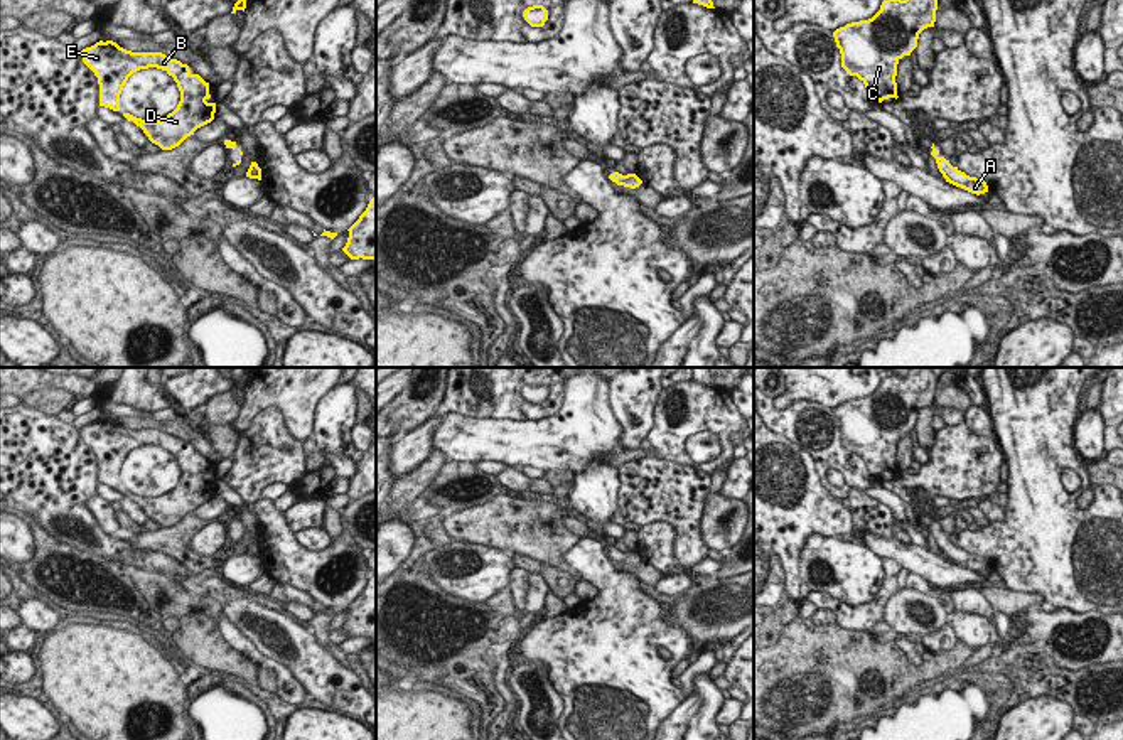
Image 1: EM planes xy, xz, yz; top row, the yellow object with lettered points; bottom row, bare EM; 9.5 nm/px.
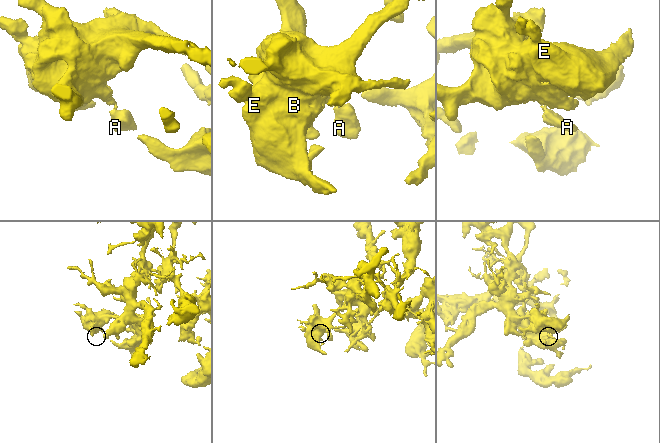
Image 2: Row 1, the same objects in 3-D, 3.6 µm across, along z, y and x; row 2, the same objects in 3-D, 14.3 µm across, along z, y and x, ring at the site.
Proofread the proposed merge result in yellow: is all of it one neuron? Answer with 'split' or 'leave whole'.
leave whole

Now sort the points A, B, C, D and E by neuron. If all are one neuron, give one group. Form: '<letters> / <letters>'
A B C D E

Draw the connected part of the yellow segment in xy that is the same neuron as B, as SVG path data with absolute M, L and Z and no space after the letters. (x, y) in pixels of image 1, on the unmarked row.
M99 418L83 426L83 440L94 450L99 462L99 484L120 489L120 472L128 455L148 445L165 448L174 455L180 469L177 485L165 496L145 499L130 491L123 491L143 507L148 517L162 528L179 524L187 514L214 497L216 480L209 480L209 460L199 452L192 452L187 442L162 430L132 430L113 418Z

